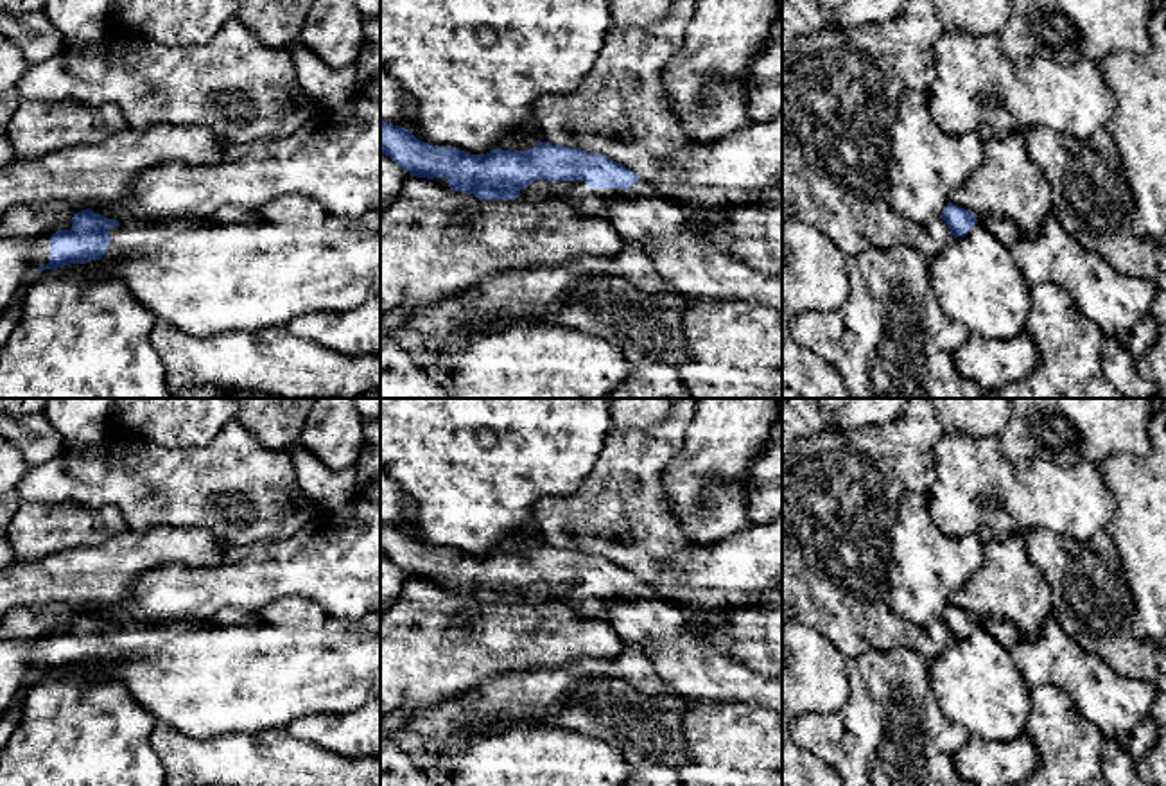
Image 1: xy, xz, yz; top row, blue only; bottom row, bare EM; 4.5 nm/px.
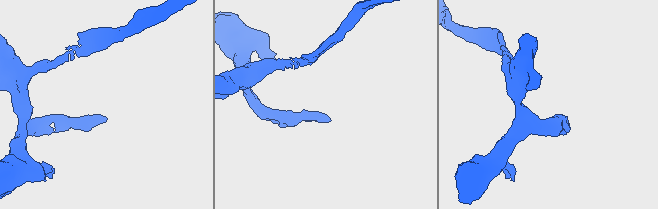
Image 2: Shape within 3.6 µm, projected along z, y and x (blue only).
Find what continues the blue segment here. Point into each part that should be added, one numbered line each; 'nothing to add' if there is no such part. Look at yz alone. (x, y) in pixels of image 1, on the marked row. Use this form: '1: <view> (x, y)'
1: yz (1005, 230)

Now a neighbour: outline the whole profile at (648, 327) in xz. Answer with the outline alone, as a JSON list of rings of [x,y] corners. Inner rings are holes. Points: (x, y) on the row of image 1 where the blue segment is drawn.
[[[588,276],[547,319],[606,339],[631,366],[644,361],[682,364],[689,355],[682,321],[691,305],[669,285],[644,293],[621,276]]]

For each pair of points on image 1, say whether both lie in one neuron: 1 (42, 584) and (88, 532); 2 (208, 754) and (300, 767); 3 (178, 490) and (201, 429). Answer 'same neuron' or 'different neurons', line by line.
1: different neurons
2: same neuron
3: different neurons

